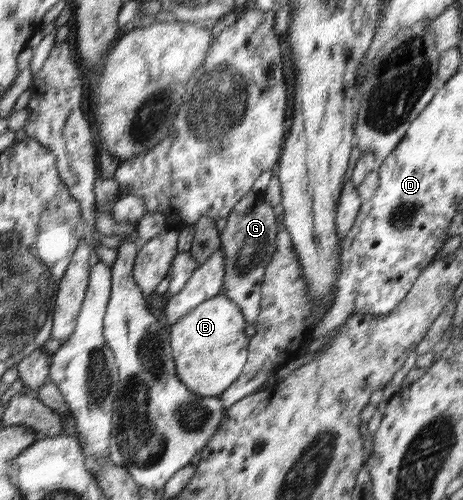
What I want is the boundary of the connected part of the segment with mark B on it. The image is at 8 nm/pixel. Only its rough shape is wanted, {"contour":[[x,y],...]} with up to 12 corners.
{"contour":[[223,293],[170,331],[175,372],[219,396],[242,373],[249,339]]}

